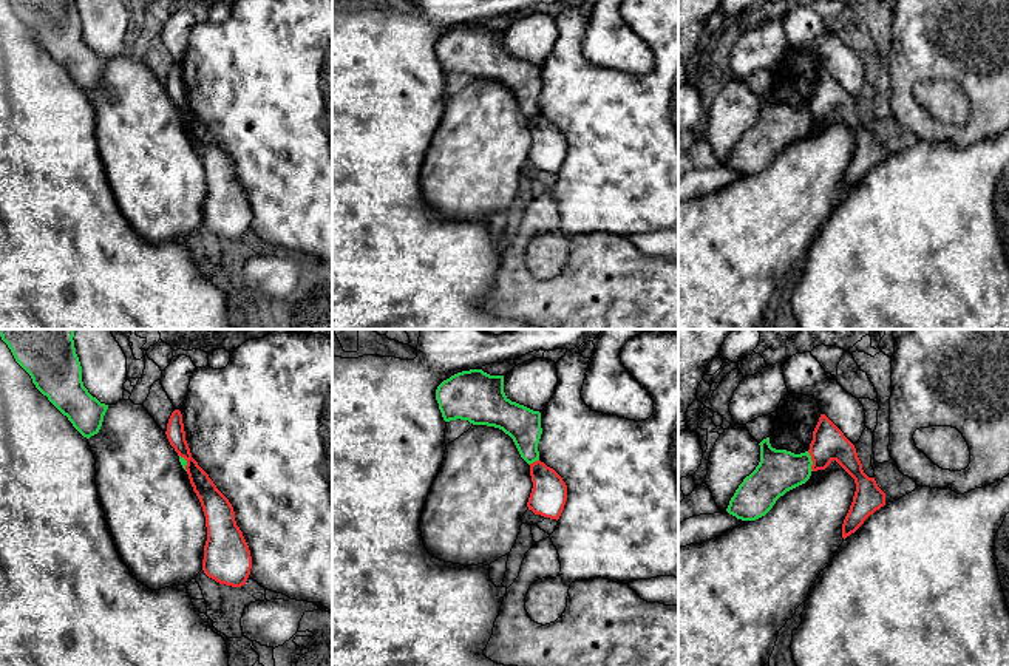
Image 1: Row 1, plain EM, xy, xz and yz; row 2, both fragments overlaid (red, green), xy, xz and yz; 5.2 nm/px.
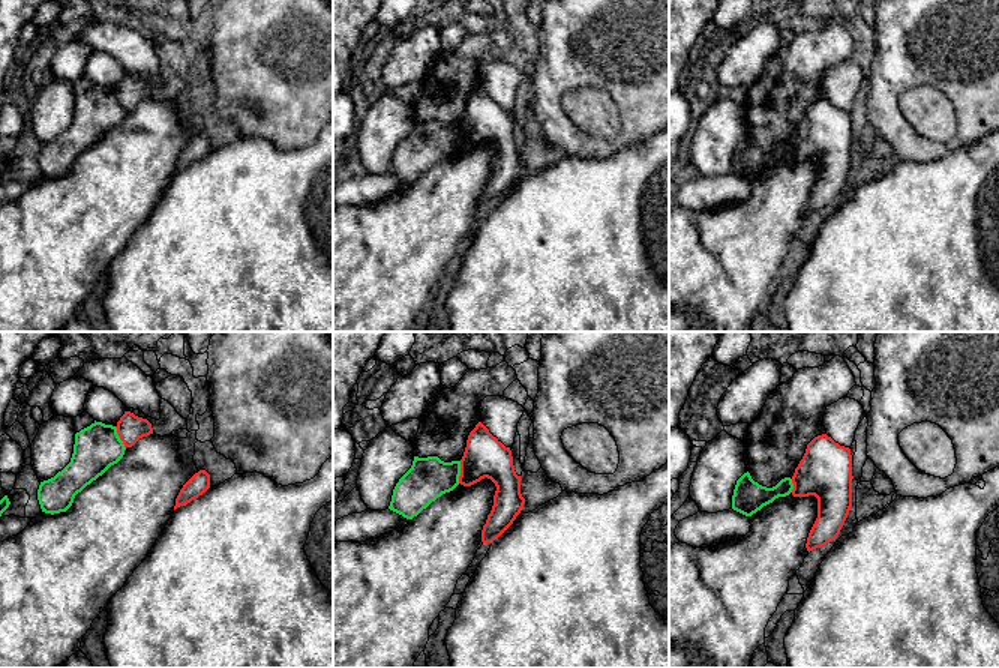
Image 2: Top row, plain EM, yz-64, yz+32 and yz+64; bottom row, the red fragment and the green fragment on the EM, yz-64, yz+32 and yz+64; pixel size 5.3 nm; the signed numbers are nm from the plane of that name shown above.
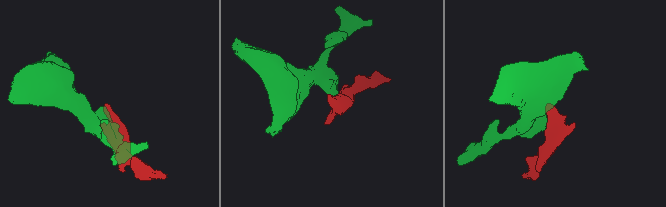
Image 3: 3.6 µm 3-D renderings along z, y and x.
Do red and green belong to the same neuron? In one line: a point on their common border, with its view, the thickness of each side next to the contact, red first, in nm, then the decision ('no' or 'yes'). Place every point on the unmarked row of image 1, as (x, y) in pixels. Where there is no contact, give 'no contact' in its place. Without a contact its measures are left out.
contact yz (811, 113); calibres 180 and 220 nm; no

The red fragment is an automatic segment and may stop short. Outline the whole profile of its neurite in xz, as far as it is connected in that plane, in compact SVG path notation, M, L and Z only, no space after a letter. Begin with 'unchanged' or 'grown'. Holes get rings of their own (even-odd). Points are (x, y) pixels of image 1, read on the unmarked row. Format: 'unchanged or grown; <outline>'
unchanged; M541 114L530 117L530 130L533 142L527 156L528 164L558 175L567 155L566 136Z

